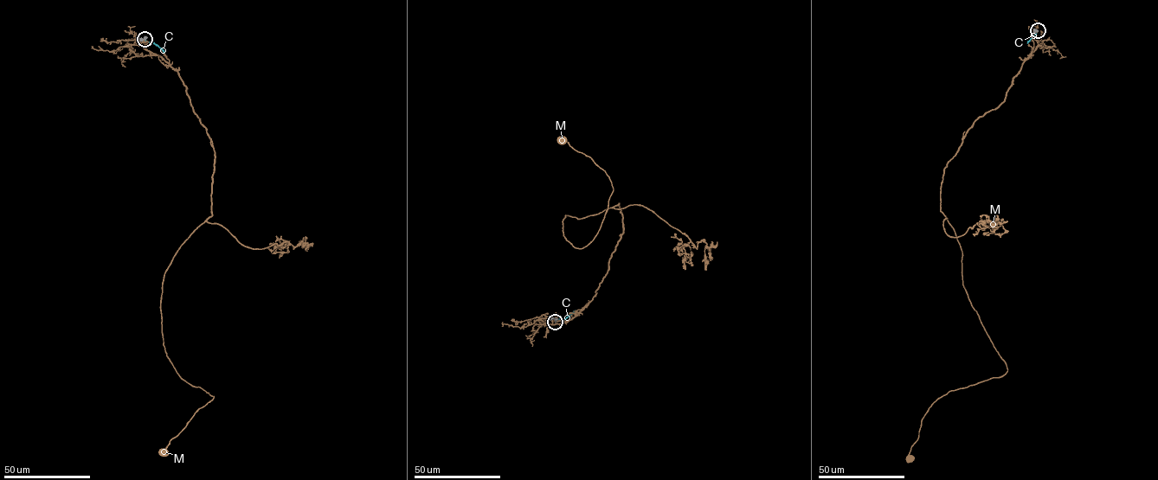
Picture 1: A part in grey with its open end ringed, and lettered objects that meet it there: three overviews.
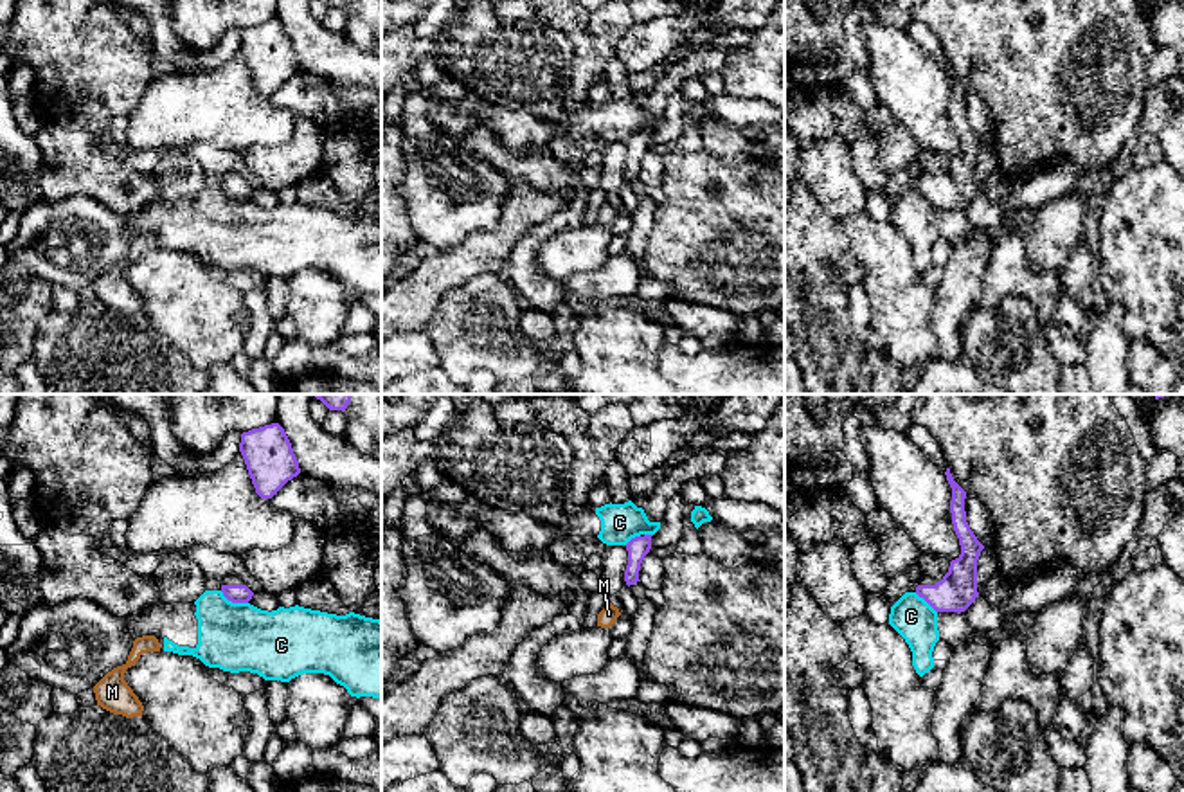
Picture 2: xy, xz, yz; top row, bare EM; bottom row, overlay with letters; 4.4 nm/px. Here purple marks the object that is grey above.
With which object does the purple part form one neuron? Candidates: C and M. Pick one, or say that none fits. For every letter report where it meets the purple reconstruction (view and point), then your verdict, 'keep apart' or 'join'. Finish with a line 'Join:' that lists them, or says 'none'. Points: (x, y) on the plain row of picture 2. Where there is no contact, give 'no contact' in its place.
C: xy (234, 198) | keep apart
M: no contact | keep apart
Join: none

